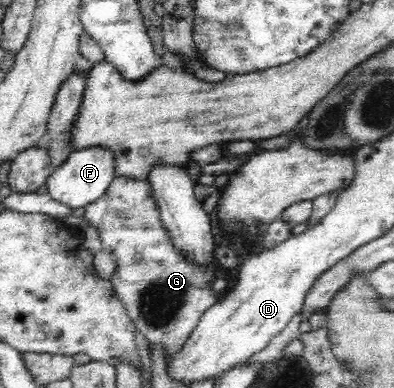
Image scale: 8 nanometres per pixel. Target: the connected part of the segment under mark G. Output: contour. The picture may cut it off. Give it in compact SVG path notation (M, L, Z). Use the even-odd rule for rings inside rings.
M116 177L98 199L86 204L82 210L87 228L98 232L101 249L114 258L114 271L108 279L113 284L114 295L121 300L138 332L149 342L164 344L167 363L181 349L181 343L186 341L204 312L218 303L218 292L212 286L212 281L216 279L217 261L200 266L194 258L188 258L174 246L163 226L158 204L154 202L154 194L150 193L150 182L147 180Z

